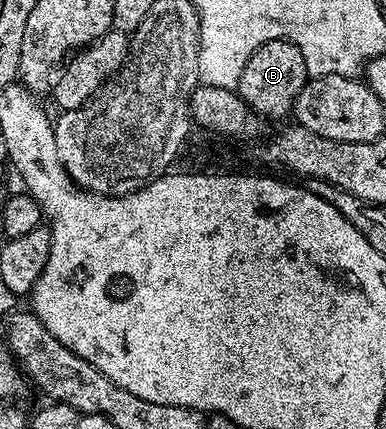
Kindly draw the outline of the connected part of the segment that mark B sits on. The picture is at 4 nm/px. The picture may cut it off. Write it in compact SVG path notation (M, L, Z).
M273 39L253 55L249 55L249 63L245 63L245 71L241 71L241 79L237 86L239 98L264 119L283 117L295 108L295 97L308 83L305 55L291 41Z

